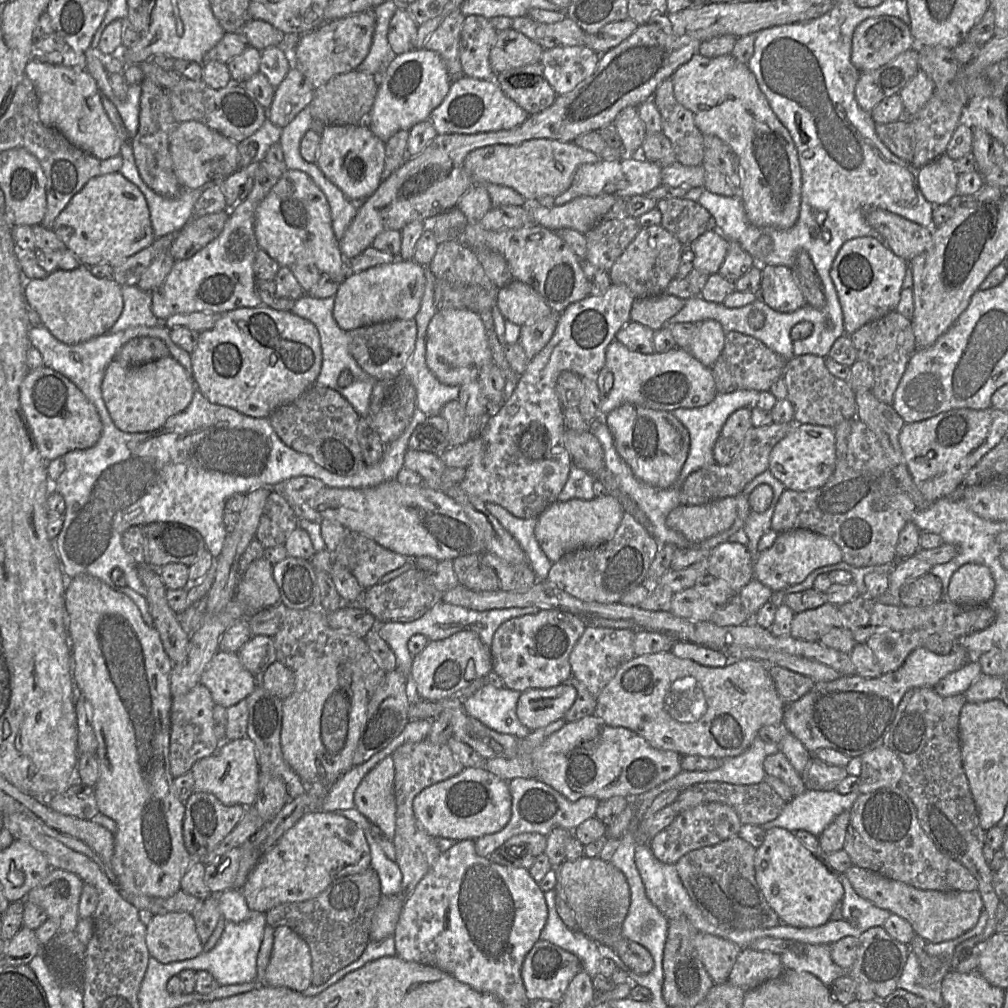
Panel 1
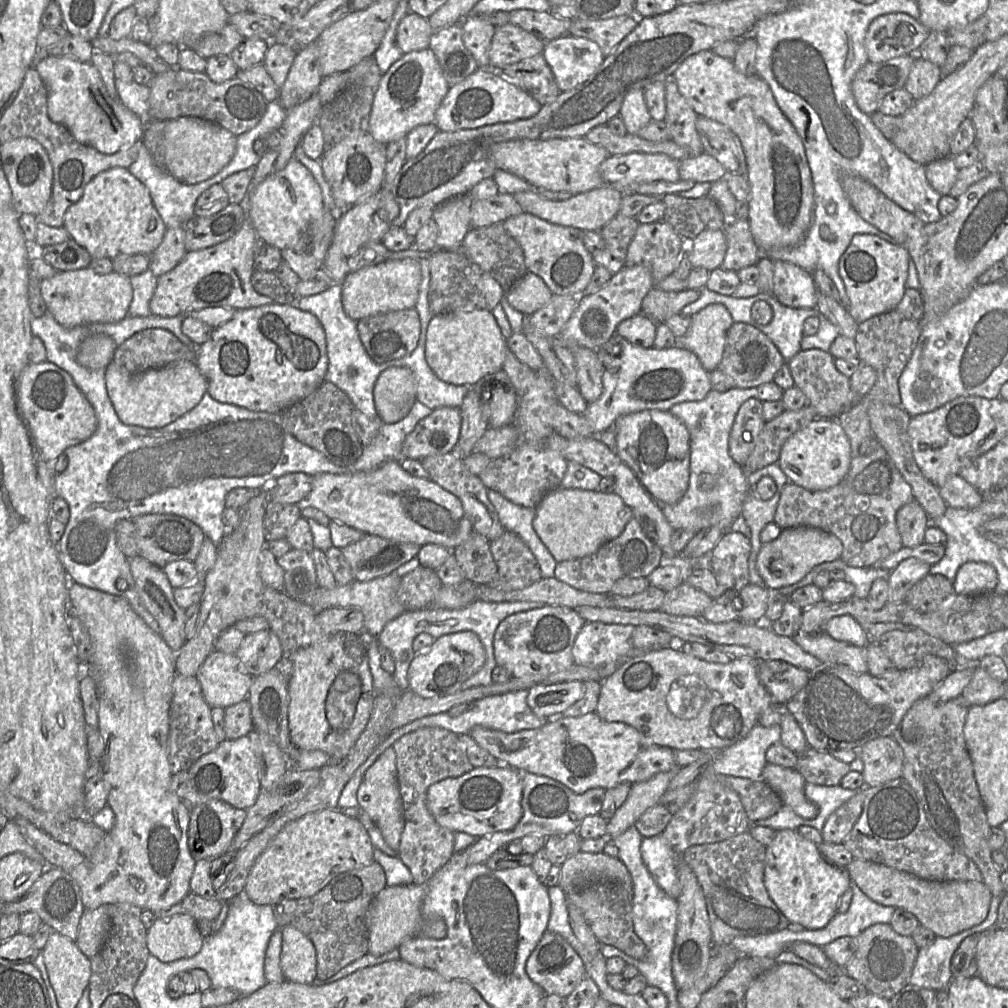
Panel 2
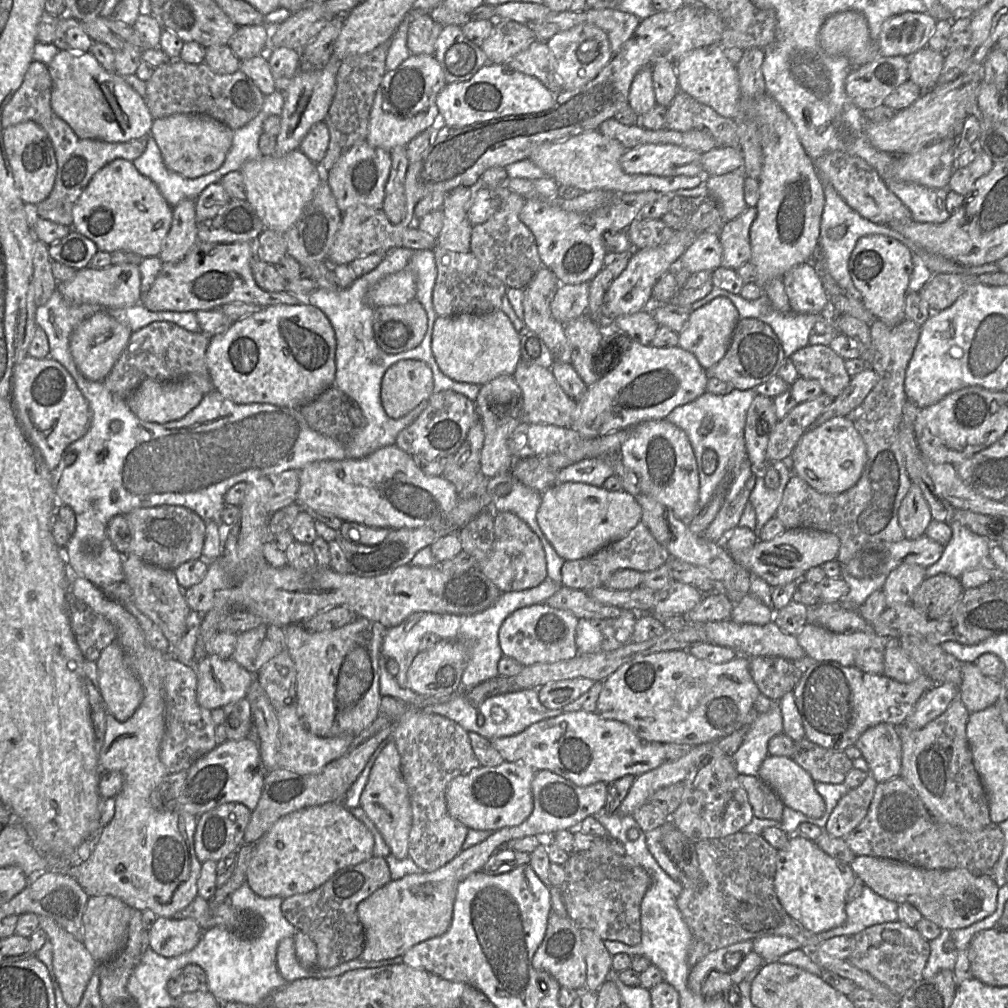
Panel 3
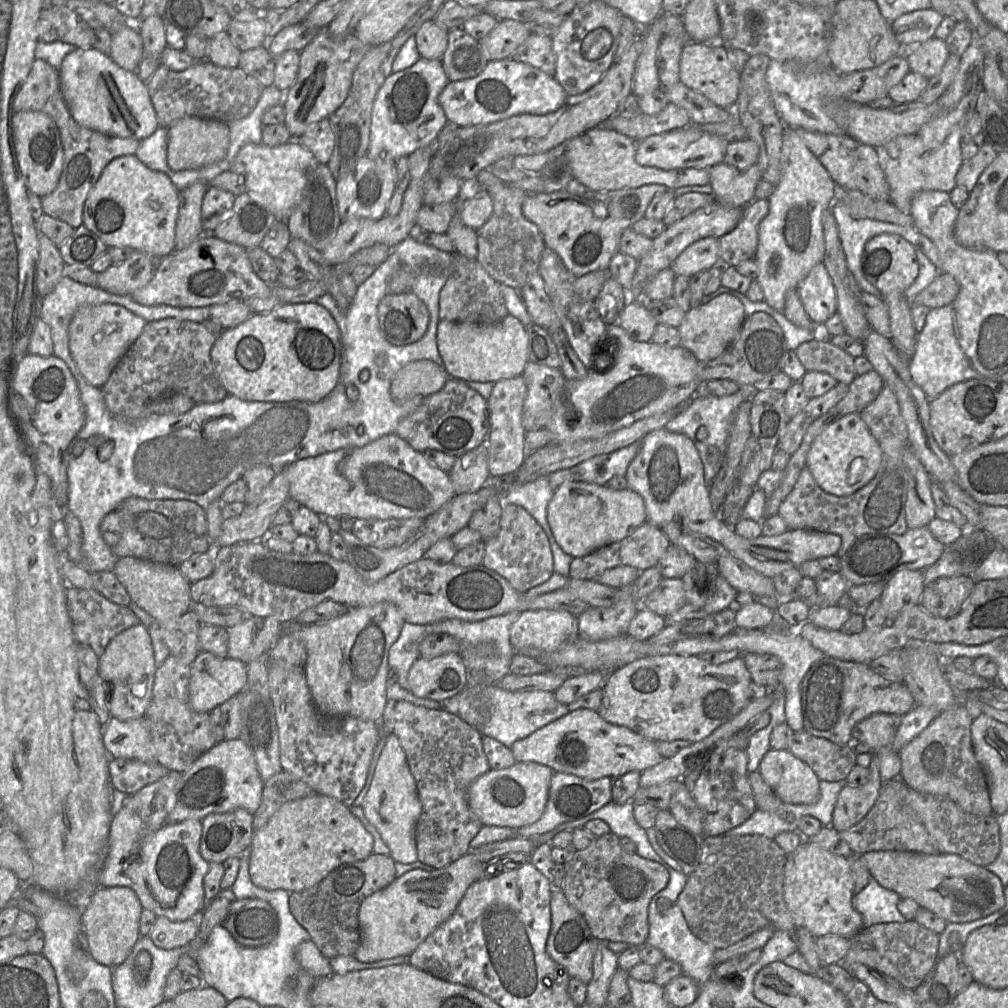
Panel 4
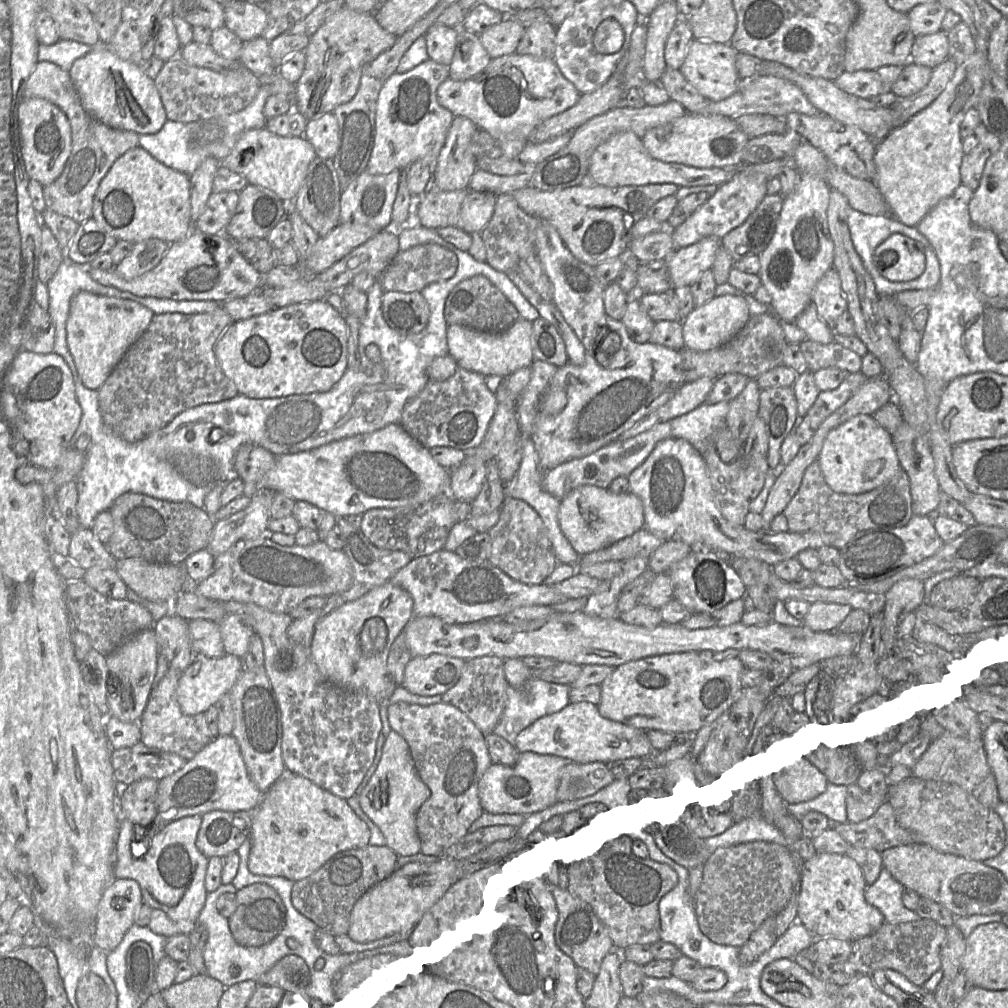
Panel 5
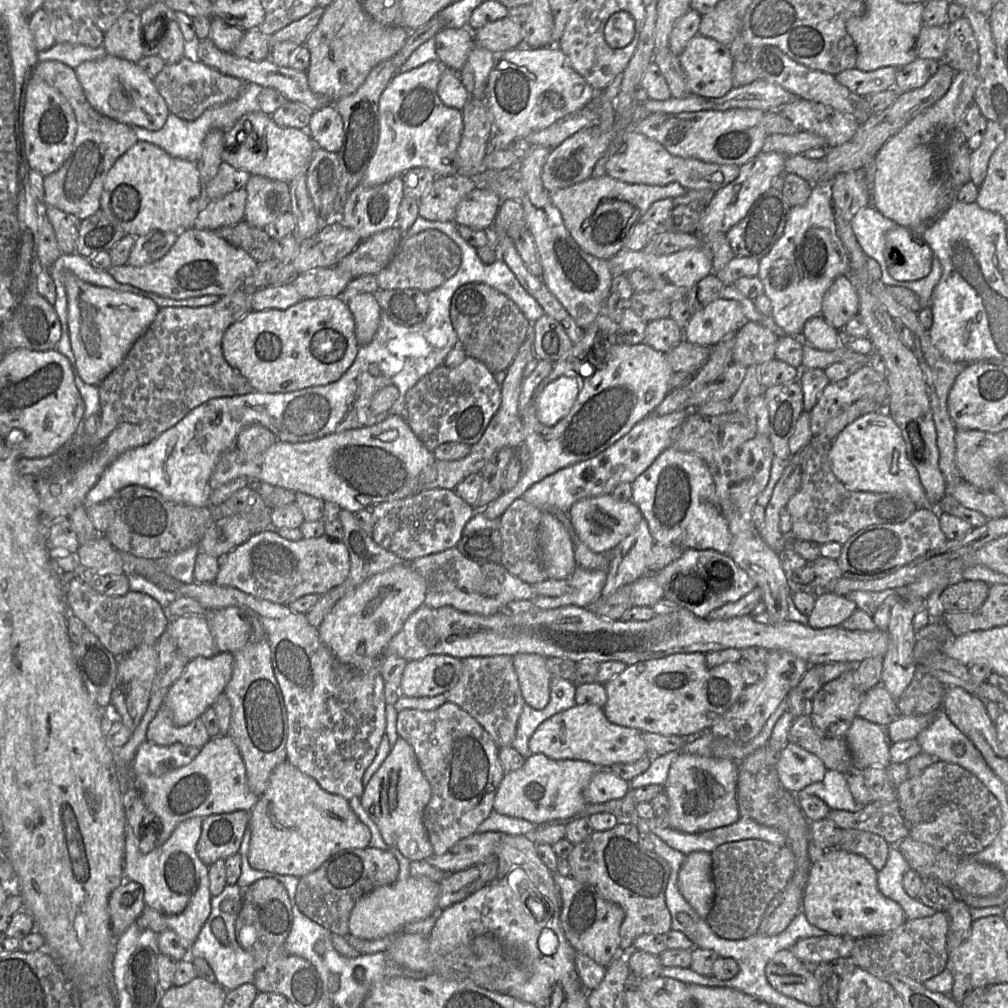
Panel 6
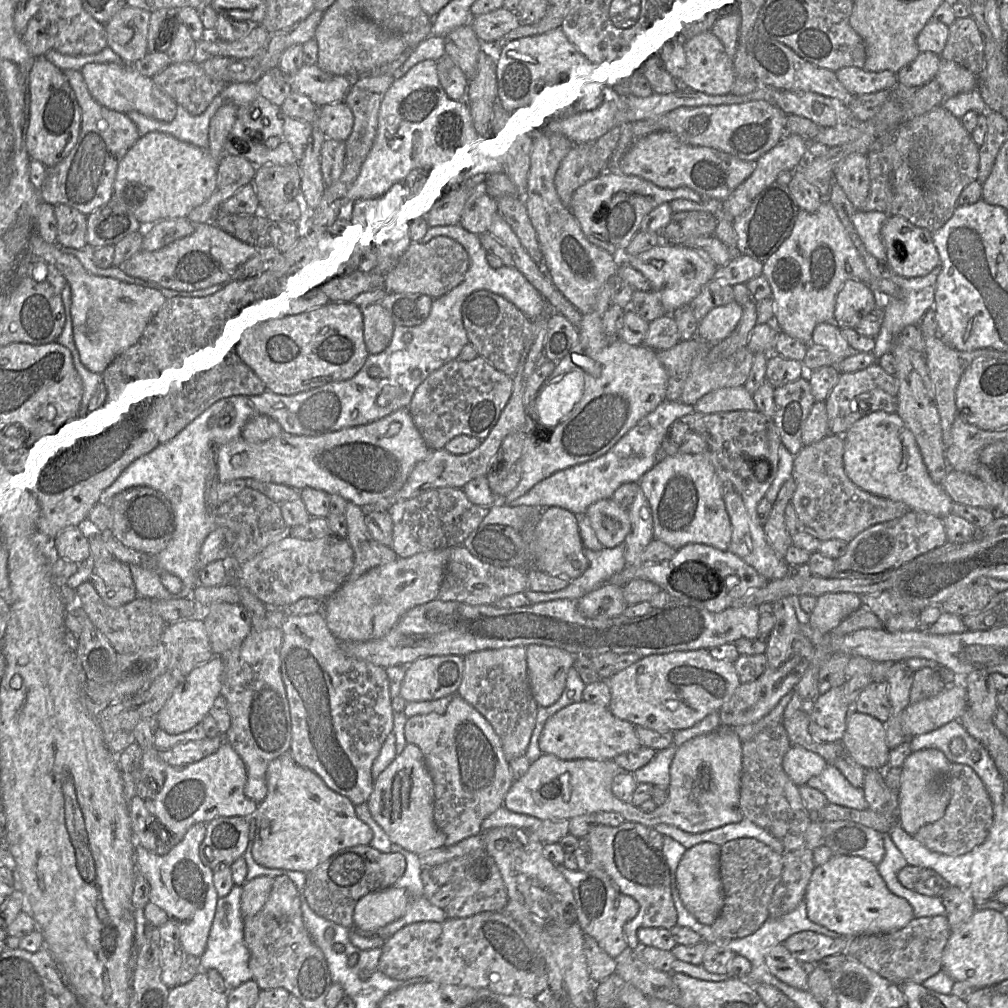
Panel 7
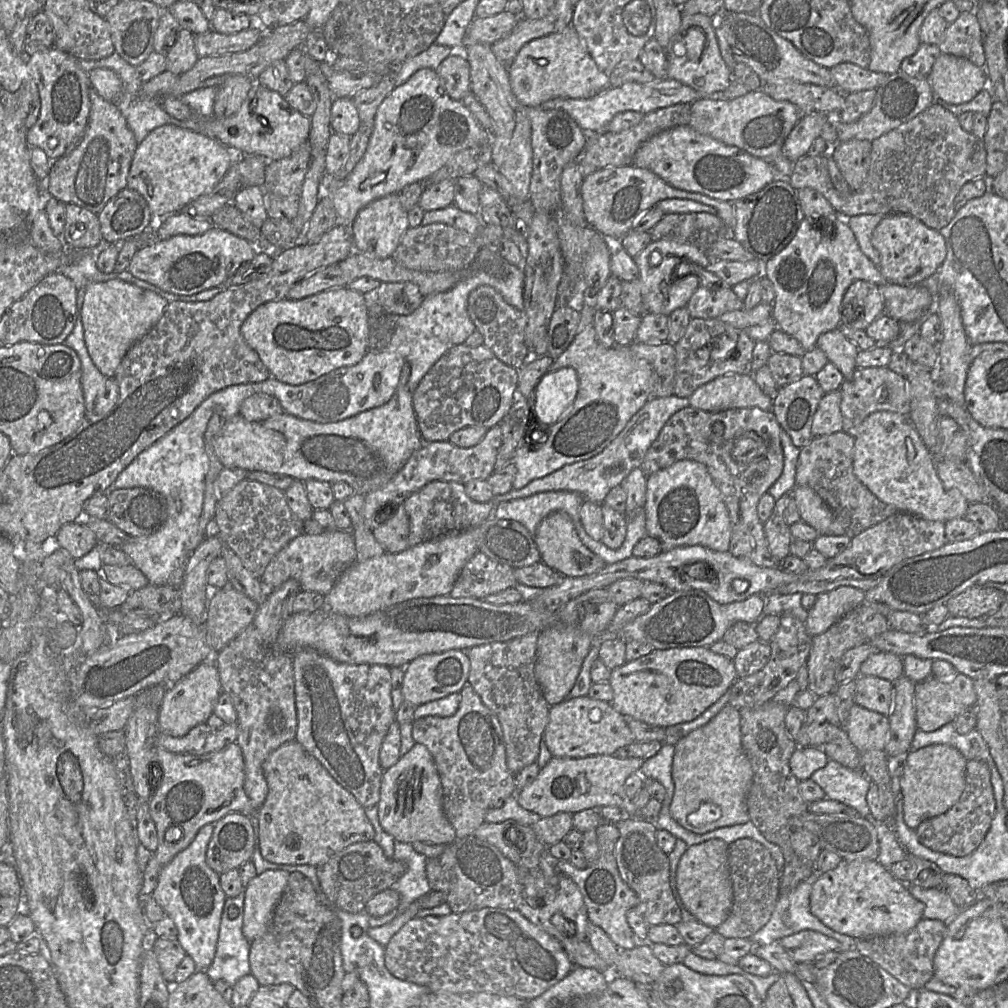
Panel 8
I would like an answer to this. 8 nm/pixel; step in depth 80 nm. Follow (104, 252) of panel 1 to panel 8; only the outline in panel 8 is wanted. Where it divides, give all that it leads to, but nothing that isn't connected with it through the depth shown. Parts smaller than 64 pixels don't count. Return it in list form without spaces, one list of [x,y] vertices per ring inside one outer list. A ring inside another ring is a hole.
[[[166,124],[153,129],[140,142],[134,152],[128,178],[127,188],[141,194],[148,203],[152,218],[182,212],[191,202],[214,189],[222,180],[235,160],[239,161],[240,152],[230,150],[218,141],[198,131]]]

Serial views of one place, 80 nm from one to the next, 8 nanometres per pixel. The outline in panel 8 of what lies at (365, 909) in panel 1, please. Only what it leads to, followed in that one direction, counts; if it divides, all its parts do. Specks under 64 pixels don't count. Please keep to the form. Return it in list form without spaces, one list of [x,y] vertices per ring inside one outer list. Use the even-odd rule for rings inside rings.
[[[374,840],[349,845],[316,868],[319,900],[336,911],[354,914],[364,910],[374,895],[391,888],[407,870],[405,863],[388,858]]]

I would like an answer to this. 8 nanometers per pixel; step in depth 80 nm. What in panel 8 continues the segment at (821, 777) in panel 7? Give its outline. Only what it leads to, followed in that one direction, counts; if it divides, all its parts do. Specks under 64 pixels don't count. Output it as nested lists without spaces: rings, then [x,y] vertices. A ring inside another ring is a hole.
[[[830,760],[811,777],[824,791],[826,798],[856,809],[863,818],[870,819],[867,793],[872,781],[862,770],[852,770]]]

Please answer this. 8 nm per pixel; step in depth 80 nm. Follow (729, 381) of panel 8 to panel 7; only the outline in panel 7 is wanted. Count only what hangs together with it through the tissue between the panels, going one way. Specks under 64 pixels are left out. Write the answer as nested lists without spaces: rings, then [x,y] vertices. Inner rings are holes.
[[[744,386],[717,389],[701,397],[694,405],[694,411],[704,414],[739,410],[756,411],[753,395]]]

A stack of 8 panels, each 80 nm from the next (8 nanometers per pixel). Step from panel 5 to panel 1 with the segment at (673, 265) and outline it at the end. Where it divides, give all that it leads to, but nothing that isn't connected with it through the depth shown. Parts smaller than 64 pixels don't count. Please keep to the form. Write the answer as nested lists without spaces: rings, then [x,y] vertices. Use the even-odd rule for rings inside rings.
[[[709,230],[690,243],[695,269],[715,274],[722,266],[730,247],[730,240],[718,230]]]

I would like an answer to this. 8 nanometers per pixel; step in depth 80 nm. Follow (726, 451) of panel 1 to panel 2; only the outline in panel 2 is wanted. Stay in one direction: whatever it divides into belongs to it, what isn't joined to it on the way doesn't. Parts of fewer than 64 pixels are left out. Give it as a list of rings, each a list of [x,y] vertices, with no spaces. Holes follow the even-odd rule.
[[[750,398],[740,406],[728,441],[729,454],[740,466],[747,462],[754,450],[758,435],[765,423],[761,400]]]

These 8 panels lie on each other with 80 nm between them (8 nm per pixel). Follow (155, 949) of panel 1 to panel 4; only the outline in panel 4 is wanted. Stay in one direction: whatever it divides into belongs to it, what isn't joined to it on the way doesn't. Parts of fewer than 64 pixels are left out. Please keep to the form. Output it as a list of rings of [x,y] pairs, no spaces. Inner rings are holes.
[[[158,916],[148,935],[158,948],[172,950],[188,945],[198,931],[198,919],[170,921],[166,917]]]

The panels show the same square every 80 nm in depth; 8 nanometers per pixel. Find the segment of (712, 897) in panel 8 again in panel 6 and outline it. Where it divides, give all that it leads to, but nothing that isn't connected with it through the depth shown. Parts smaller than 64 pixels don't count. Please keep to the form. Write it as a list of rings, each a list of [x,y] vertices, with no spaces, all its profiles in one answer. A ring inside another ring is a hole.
[[[695,851],[685,856],[678,872],[678,888],[697,914],[706,919],[715,896],[711,852]]]

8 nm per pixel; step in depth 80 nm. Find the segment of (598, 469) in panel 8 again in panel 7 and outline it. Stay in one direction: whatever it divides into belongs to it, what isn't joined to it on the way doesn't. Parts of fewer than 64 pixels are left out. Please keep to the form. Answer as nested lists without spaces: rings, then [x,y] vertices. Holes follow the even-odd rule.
[[[679,400],[660,403],[654,411],[642,418],[633,428],[623,435],[618,442],[602,456],[581,464],[558,471],[533,486],[521,497],[512,501],[508,506],[534,506],[540,509],[559,507],[579,515],[585,514],[586,509],[596,501],[610,499],[617,488],[625,483],[638,483],[658,461],[658,451],[668,428],[679,418],[694,412],[694,406],[683,404]]]

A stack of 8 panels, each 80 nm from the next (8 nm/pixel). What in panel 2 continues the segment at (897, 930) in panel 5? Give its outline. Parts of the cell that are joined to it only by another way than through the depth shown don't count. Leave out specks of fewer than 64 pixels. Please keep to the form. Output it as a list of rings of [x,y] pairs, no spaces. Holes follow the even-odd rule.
[[[885,923],[870,926],[855,939],[856,950],[843,968],[847,975],[859,981],[867,992],[888,1000],[909,985],[919,952],[912,936],[902,936],[889,923]]]

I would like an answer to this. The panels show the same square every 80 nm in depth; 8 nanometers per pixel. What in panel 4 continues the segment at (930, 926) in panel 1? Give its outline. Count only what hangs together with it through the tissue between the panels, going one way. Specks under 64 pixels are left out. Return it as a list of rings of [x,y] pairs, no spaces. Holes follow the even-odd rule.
[[[871,851],[861,855],[871,877],[900,897],[911,898],[948,923],[966,923],[987,917],[1005,906],[1004,886],[987,867],[950,853],[922,854],[910,851]]]

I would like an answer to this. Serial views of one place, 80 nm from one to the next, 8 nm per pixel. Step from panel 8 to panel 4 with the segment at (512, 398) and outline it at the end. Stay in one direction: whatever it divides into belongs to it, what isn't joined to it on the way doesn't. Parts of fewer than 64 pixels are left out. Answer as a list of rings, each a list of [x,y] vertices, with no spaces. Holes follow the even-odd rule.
[[[450,378],[439,391],[424,397],[421,405],[401,420],[395,433],[416,451],[437,450],[458,457],[486,443],[488,435],[487,399],[471,389],[468,383],[457,378]]]

